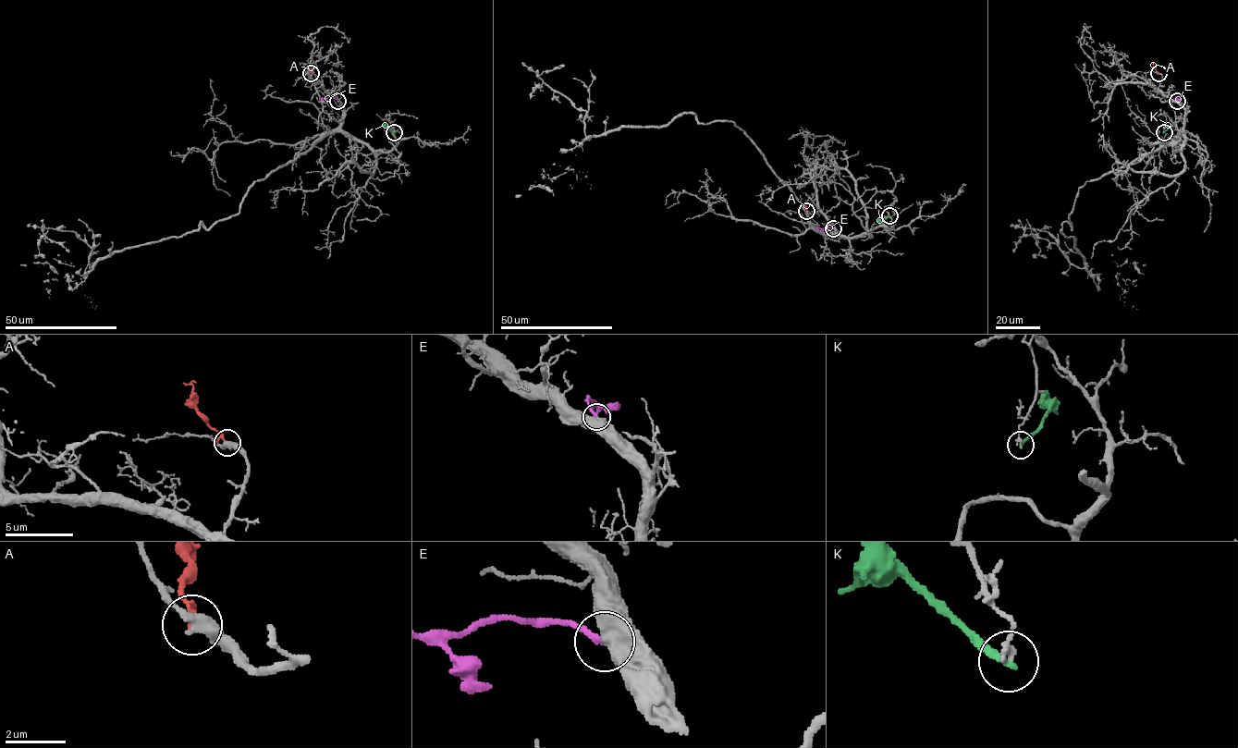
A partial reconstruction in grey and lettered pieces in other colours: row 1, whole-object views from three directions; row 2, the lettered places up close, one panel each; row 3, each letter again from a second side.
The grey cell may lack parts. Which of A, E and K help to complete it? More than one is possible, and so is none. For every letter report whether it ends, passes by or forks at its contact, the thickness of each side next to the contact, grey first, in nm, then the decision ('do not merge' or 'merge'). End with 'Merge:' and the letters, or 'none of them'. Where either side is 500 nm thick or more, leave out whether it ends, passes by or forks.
A: it ends | 380/190 nm | do not merge
E: 750/200 nm | do not merge
K: it ends | 180/240 nm | do not merge
Merge: none of them

